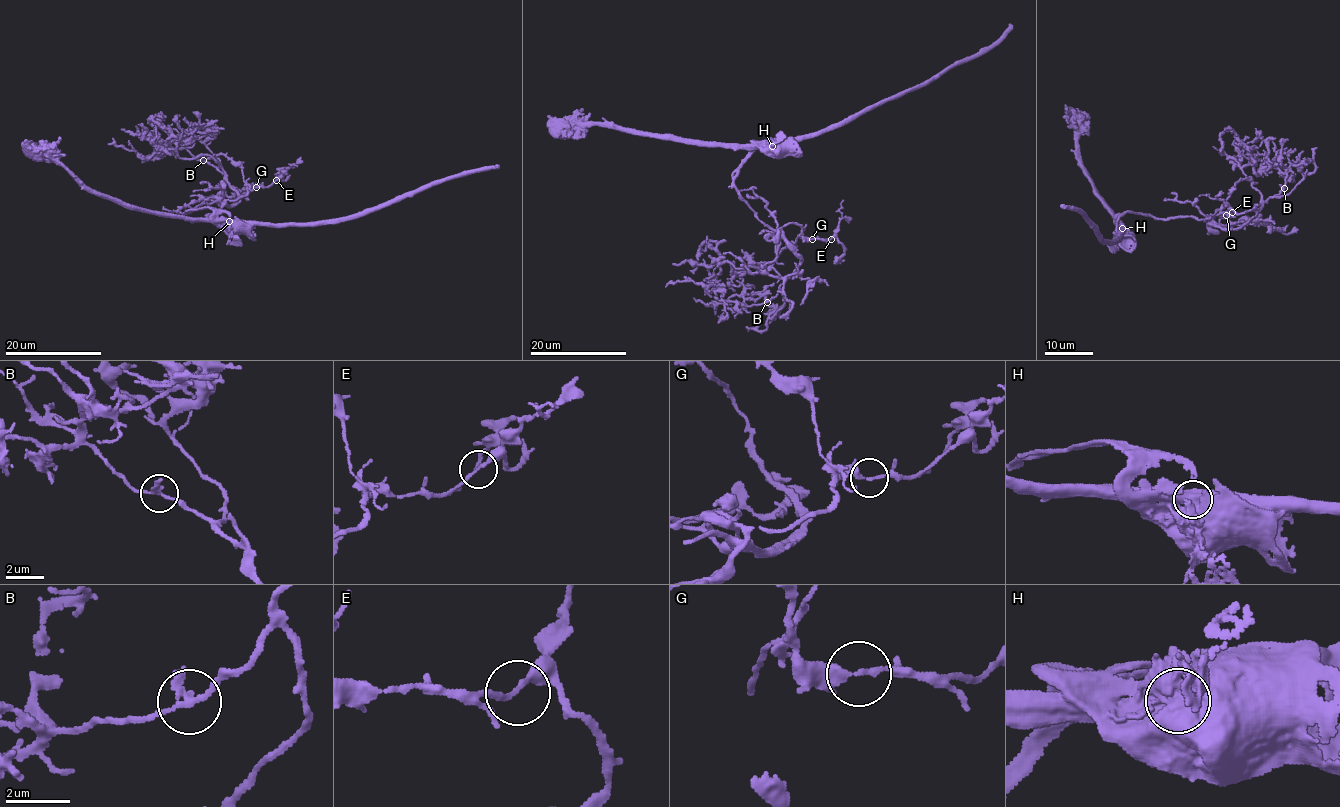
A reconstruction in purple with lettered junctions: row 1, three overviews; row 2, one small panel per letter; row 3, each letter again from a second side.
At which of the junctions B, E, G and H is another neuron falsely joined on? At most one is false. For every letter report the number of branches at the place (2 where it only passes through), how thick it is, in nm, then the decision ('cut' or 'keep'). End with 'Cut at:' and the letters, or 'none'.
B: 2 | 180 nm | keep
E: 2 | 160 nm | keep
G: 2 | 260 nm | keep
H: 1 | 1150 nm | cut
Cut at: H

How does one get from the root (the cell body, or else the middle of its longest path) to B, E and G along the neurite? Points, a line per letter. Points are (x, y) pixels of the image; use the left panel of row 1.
B: (233, 229), (210, 207), (186, 212), (202, 203), (227, 206), (239, 199), (226, 177), (203, 161)
E: (233, 229), (228, 229), (210, 207), (186, 212), (202, 203), (236, 200), (248, 187), (268, 187), (276, 181)
G: (233, 229), (228, 229), (210, 207), (186, 212), (202, 203), (236, 200), (244, 196), (248, 187), (256, 187)

